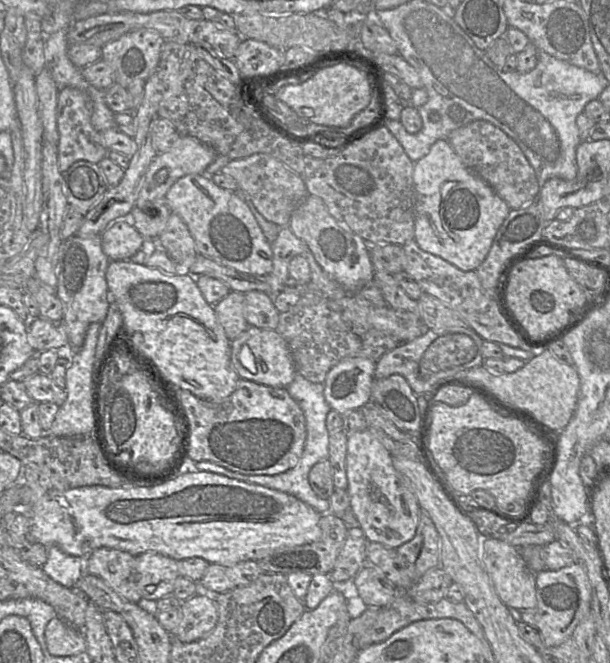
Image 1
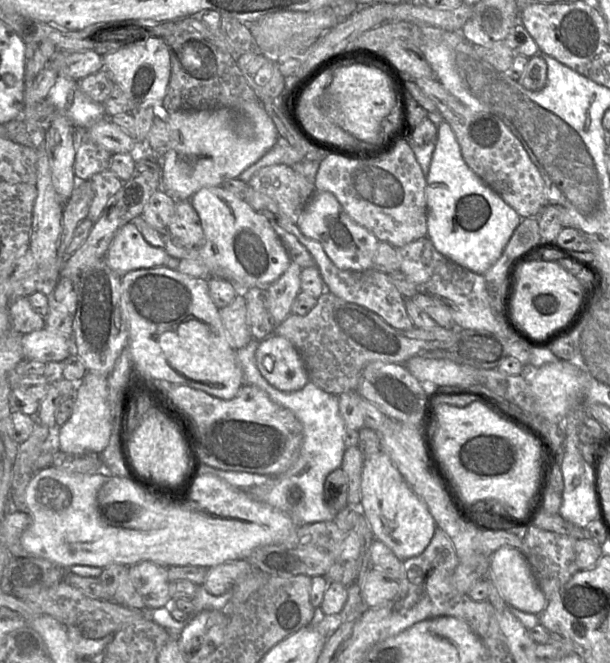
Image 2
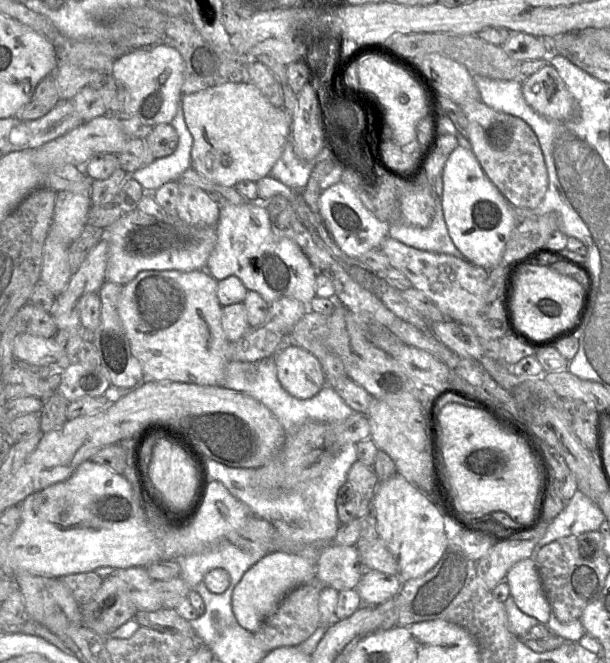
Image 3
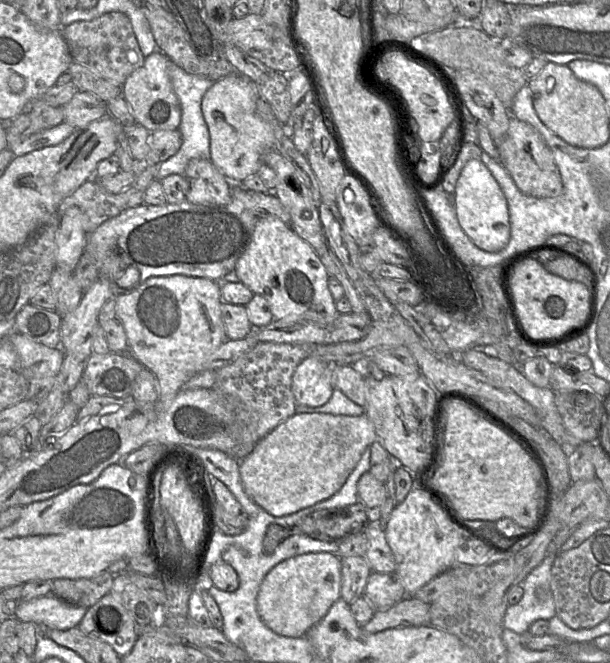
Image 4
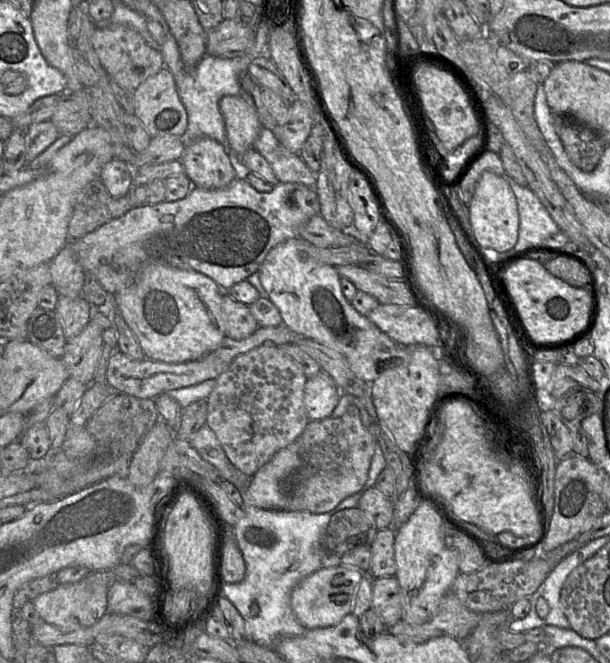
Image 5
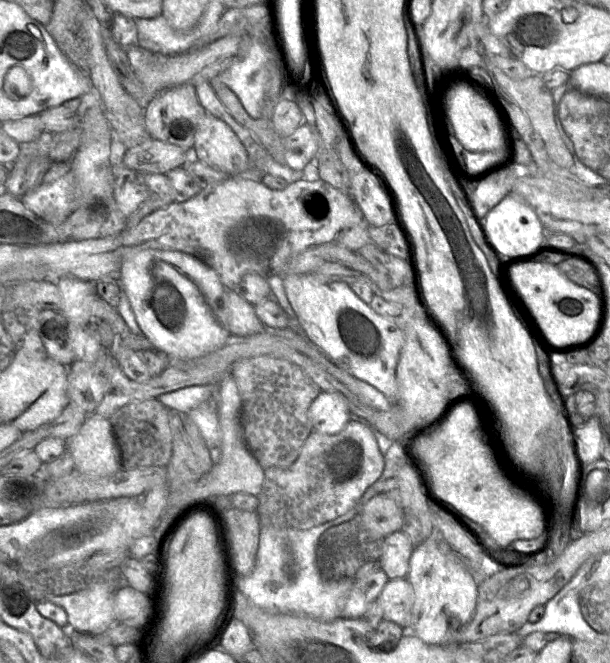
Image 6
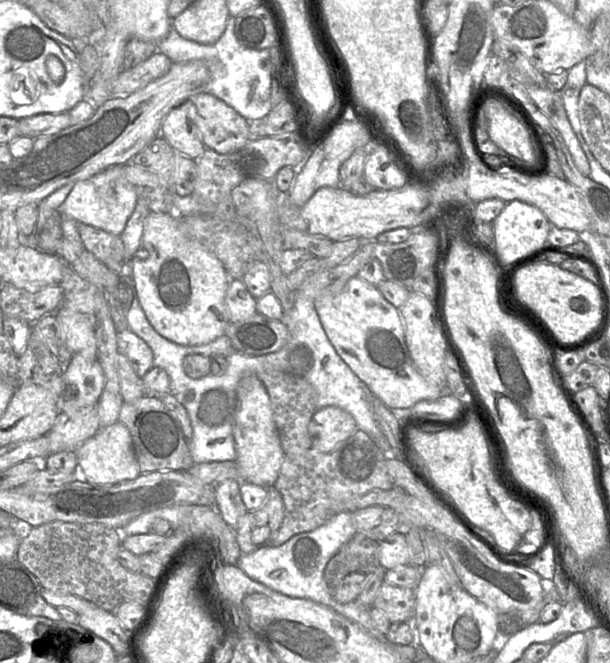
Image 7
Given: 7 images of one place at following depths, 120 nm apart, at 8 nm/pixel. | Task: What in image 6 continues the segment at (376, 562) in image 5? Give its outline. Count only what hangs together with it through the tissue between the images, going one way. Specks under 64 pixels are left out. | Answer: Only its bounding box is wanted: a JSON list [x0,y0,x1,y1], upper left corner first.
[380,530,414,579]

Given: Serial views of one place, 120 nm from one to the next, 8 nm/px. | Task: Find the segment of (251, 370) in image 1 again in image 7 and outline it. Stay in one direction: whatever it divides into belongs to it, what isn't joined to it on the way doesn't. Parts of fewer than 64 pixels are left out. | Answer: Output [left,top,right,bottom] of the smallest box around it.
[309,406,357,453]

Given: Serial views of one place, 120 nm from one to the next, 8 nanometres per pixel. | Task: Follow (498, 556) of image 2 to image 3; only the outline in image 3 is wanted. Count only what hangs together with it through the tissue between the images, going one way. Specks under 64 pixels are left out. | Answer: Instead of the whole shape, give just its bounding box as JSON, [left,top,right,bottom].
[505,557,551,624]

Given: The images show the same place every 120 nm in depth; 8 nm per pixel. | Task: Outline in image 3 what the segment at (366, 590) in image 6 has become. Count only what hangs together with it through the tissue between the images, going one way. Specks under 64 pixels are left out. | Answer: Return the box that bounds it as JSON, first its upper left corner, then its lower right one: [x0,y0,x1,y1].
[232,552,316,633]

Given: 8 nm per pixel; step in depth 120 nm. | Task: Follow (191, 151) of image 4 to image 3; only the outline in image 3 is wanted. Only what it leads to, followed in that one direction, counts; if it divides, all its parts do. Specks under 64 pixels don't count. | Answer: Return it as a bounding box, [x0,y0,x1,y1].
[130,105,192,192]

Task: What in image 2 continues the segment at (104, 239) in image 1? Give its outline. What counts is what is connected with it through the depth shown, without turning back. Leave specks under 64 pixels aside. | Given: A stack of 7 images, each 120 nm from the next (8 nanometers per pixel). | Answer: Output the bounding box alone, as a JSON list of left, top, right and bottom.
[106,222,179,276]

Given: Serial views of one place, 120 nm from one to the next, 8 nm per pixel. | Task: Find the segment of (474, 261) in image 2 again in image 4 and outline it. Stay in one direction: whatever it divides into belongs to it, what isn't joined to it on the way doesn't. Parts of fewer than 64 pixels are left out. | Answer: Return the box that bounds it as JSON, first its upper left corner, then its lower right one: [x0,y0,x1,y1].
[454,159,511,252]

